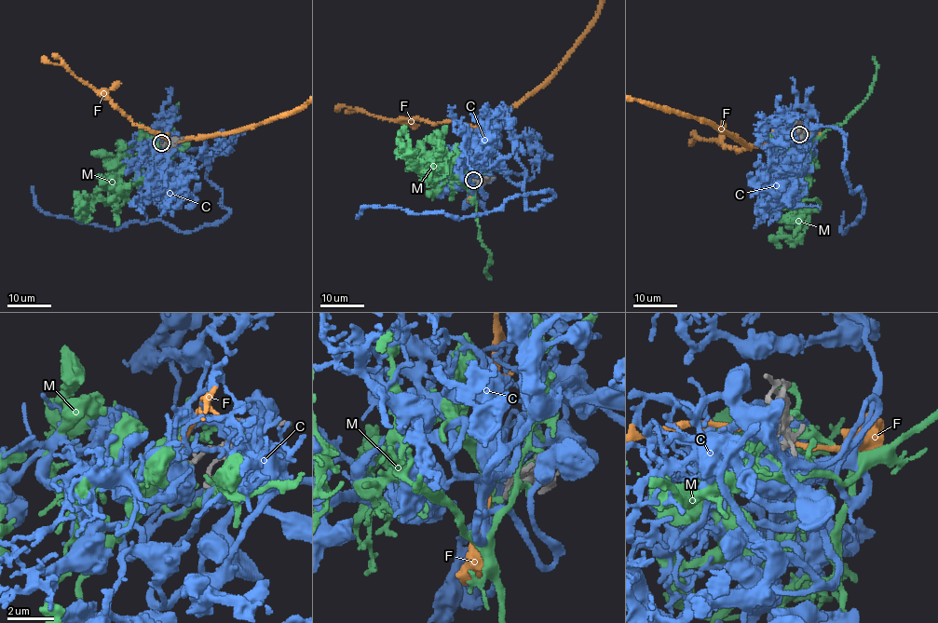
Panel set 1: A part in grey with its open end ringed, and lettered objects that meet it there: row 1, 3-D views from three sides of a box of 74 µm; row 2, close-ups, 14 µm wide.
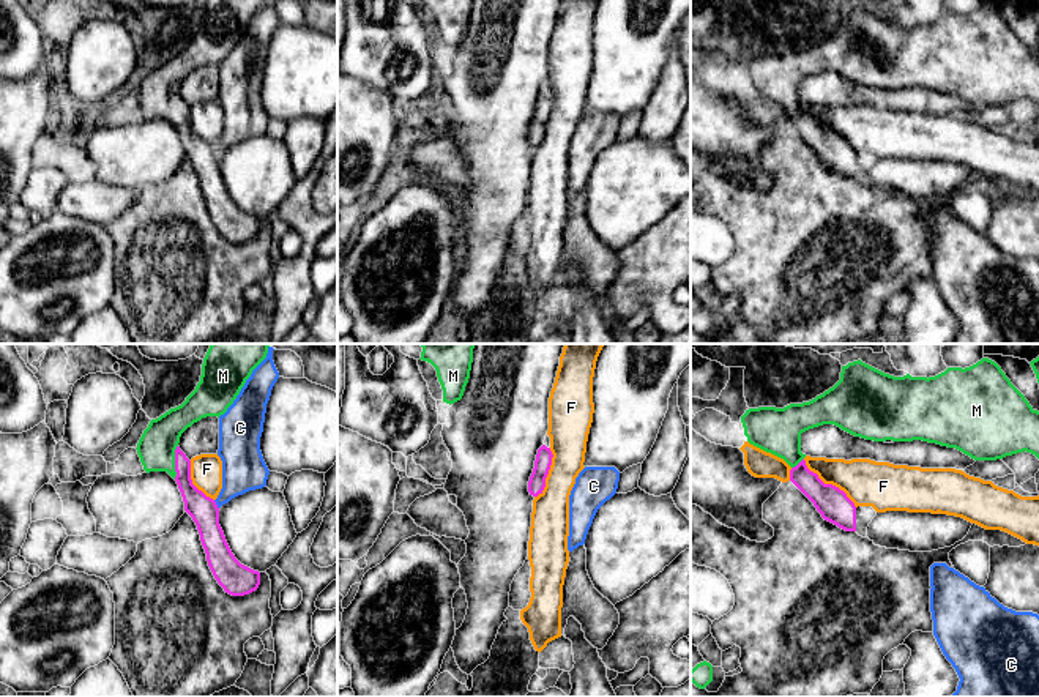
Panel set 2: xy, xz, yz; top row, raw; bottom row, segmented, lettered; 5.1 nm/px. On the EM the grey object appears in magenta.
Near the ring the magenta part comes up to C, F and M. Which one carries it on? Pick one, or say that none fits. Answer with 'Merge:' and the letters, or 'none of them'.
Merge: M

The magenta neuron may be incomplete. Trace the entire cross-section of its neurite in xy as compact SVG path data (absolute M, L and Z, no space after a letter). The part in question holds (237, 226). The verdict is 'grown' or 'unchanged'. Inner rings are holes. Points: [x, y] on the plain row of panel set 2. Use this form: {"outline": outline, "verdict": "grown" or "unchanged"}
{"outline": "M207 0L196 36L181 52L151 66L136 95L147 120L167 118L177 128L184 158L197 172L208 213L218 230L232 243L255 238L260 219L241 211L232 200L219 172L219 155L192 131L191 107L178 90L194 69L224 62L265 5L266 0Z", "verdict": "grown"}

